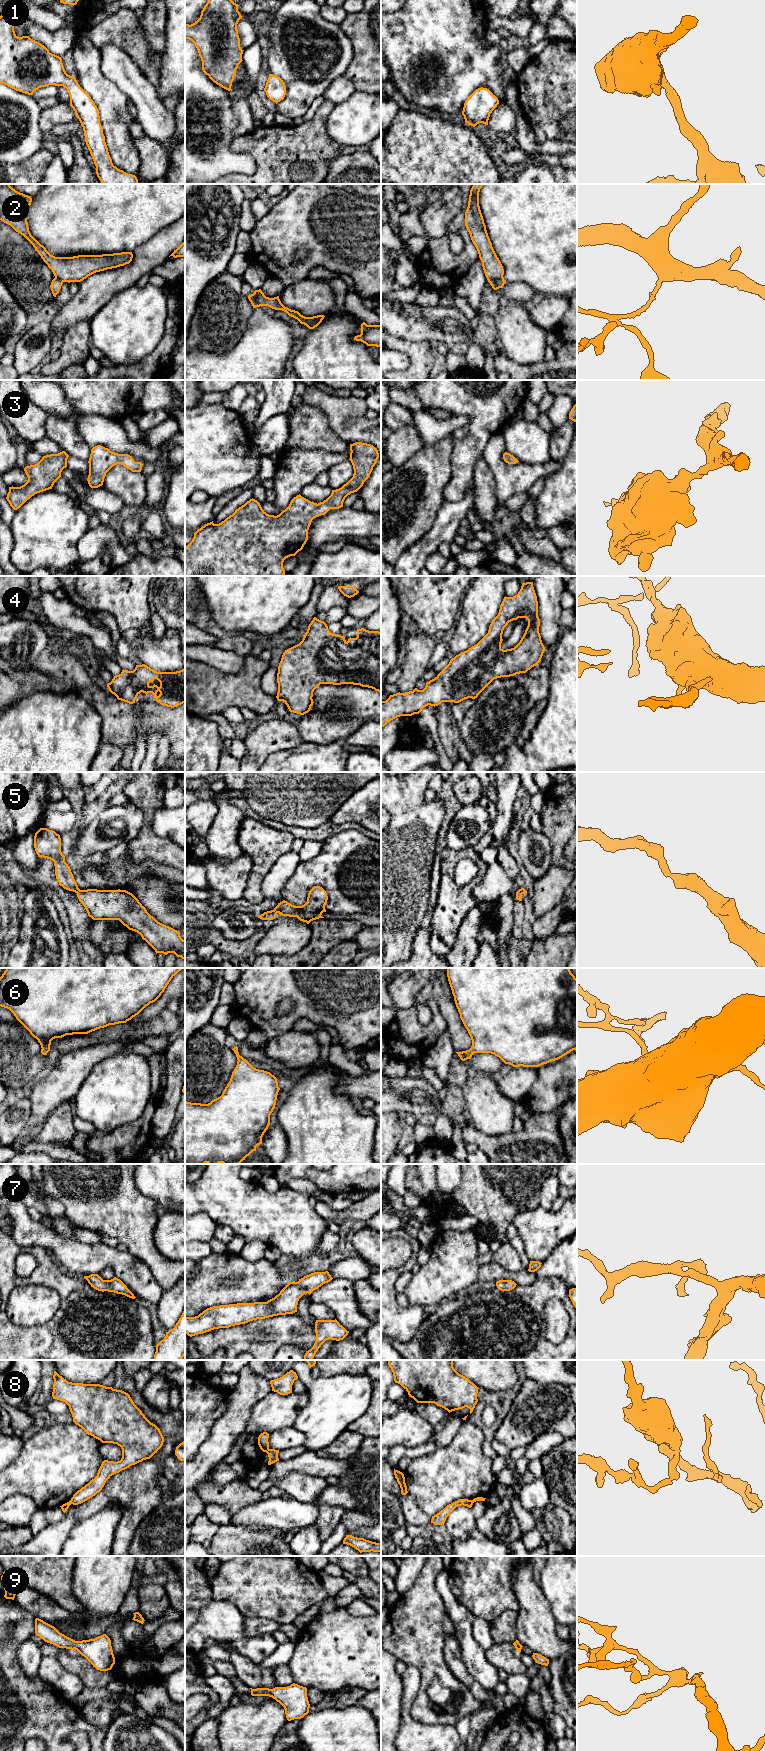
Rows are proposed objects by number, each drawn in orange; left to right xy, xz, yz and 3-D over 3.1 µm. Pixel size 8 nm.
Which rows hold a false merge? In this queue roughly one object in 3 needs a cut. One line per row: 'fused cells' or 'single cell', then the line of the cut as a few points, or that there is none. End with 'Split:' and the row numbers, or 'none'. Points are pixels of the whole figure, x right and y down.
1: single cell; no cut
2: fused cells; cut in yz along (502, 276), (488, 281)
3: single cell; no cut
4: single cell; no cut
5: single cell; no cut
6: single cell; no cut
7: single cell; no cut
8: fused cells; cut in xz along (268, 1448), (266, 1452)
9: single cell; no cut
Split: 2, 8

